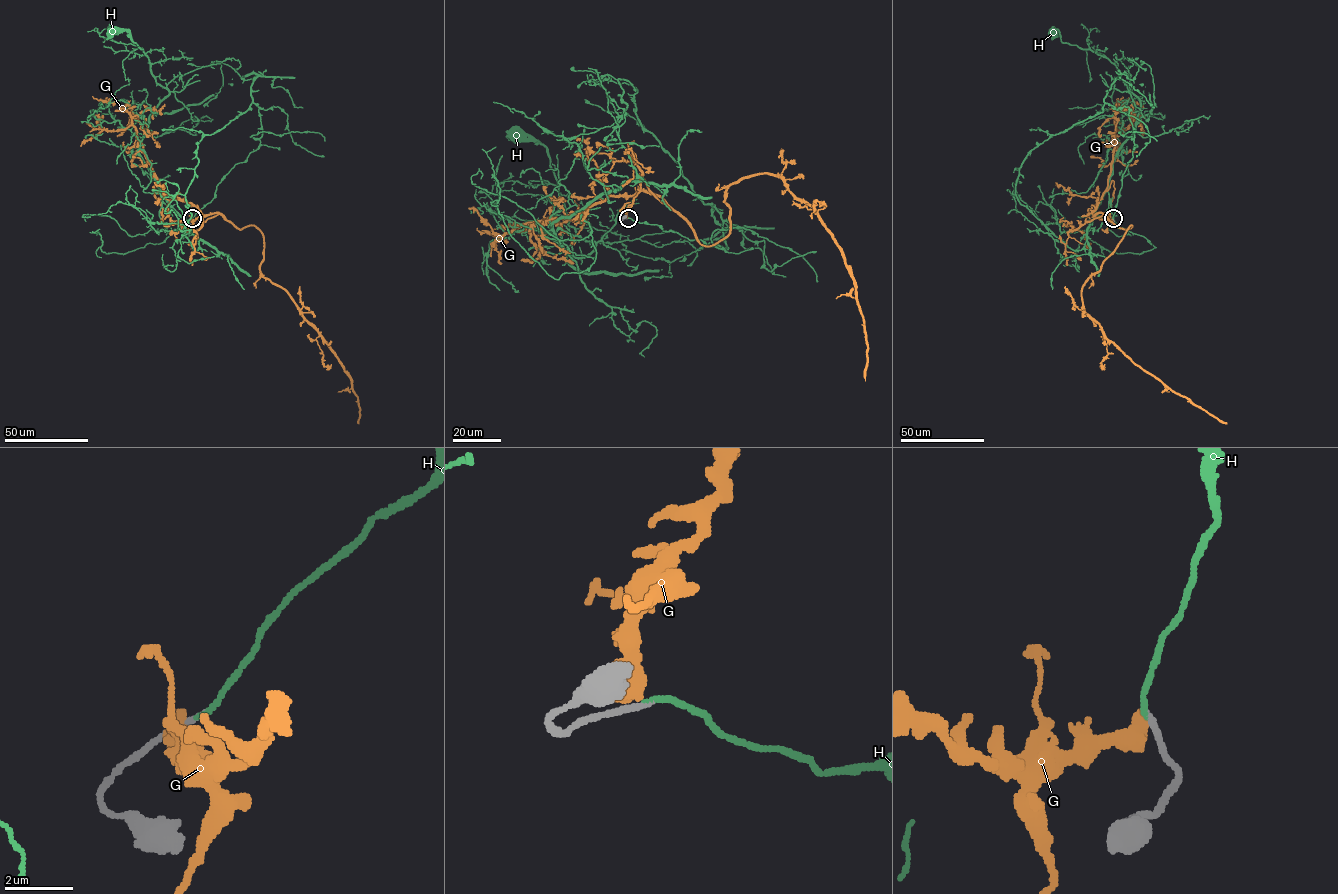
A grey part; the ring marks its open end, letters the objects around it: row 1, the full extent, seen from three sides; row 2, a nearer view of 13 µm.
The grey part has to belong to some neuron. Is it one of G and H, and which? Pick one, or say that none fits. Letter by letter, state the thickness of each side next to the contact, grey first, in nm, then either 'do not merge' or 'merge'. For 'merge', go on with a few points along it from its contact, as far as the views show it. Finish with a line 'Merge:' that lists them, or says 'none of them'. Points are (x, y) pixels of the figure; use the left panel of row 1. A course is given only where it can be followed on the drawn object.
G: 240 nm thick on the grey side, 600 nm on the other; do not merge
H: 190 nm thick on the grey side, 140 nm on the other; merge; it runs (192, 219), (258, 147), (259, 107), (198, 143), (194, 250), (140, 155), (169, 92), (112, 31)
Merge: H

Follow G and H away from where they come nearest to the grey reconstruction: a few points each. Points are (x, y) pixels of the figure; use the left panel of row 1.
G: (191, 219), (219, 213), (238, 229), (254, 226), (262, 234), (260, 272), (287, 292), (350, 376), (358, 423)
H: (192, 219), (258, 147), (259, 107), (198, 143), (194, 250), (140, 155), (169, 92), (112, 31)

